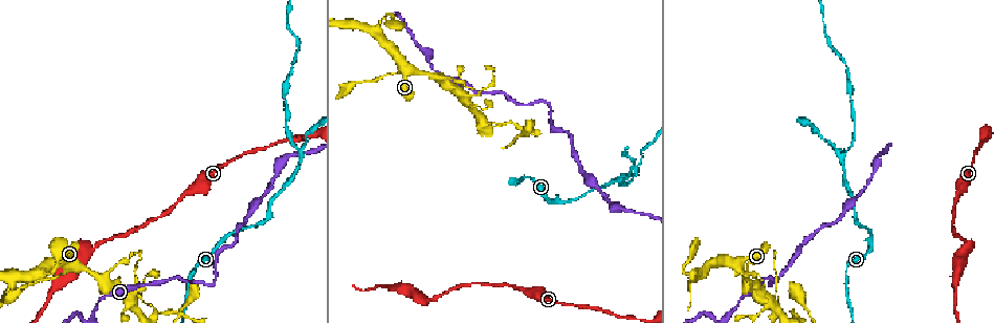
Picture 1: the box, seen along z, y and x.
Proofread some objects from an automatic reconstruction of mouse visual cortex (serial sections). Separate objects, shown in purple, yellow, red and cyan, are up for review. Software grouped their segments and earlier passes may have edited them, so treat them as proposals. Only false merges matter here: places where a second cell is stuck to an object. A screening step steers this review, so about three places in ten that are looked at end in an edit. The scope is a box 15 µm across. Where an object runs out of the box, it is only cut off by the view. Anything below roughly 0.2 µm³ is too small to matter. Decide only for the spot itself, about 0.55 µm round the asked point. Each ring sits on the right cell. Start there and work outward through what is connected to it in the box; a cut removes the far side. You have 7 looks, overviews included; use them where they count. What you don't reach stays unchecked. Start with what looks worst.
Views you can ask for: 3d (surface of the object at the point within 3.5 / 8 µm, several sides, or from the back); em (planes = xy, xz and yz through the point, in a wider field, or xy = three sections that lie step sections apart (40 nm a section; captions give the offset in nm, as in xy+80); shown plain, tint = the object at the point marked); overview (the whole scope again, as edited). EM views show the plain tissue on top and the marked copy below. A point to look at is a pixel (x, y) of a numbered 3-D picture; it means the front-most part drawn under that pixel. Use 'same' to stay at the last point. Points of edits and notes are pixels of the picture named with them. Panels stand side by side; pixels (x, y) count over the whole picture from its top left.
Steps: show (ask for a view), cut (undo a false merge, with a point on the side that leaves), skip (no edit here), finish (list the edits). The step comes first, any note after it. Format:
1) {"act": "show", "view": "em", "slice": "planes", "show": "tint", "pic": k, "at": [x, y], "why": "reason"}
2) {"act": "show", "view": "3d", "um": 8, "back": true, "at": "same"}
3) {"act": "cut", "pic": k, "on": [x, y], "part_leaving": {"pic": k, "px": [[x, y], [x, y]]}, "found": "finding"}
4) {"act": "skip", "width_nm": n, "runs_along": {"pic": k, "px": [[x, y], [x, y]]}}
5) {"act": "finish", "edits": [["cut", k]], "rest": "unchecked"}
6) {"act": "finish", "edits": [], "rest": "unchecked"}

{"act": "show", "view": "3d", "um": 3.5, "pic": 1, "at": [638, 172], "why": "two arms in line, one across"}

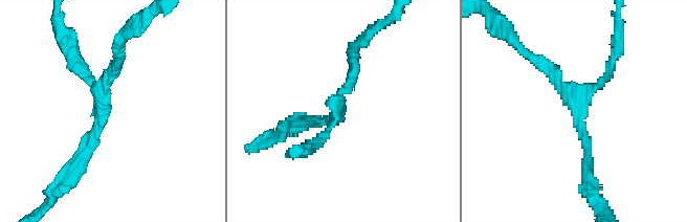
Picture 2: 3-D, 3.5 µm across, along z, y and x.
{"act": "show", "view": "em", "slice": "xy", "step": 2, "show": "tint", "pic": 2, "at": [100, 112], "arms": 3, "arm_widths_nm": [150, 200, 200], "why": "need the tissue"}

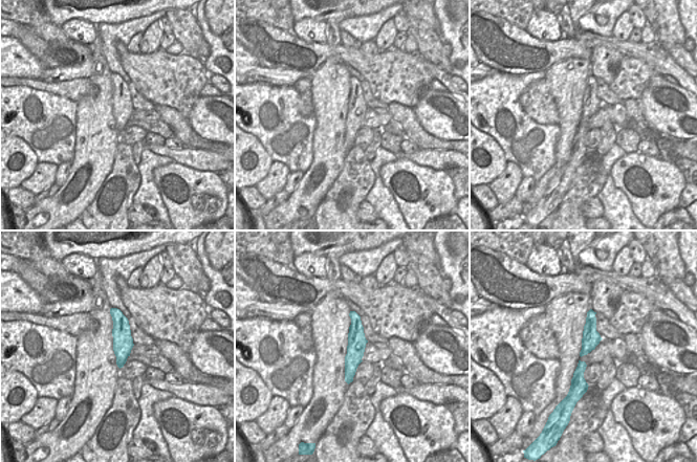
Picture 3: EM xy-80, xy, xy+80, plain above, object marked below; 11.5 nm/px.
{"act": "show", "view": "em", "slice": "xy", "step": 1, "show": "tint", "at": "same", "why": "cut it another way"}

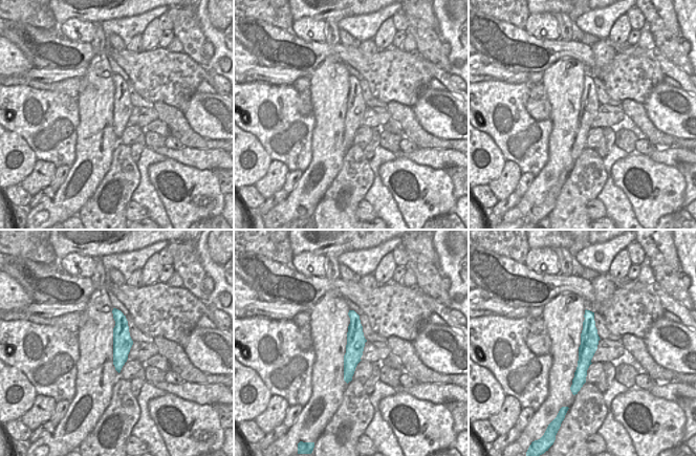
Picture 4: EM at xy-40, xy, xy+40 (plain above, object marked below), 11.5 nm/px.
{"act": "skip", "width_nm": 220, "runs_along": {"pic": 2, "px": [[588, 175], [577, 114], [612, 62]]}, "found": "one cell here"}

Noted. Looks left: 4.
{"act": "show", "view": "em", "slice": "xy", "step": 2, "show": "tint", "pic": 1, "at": [62, 274], "why": "abrupt turn"}

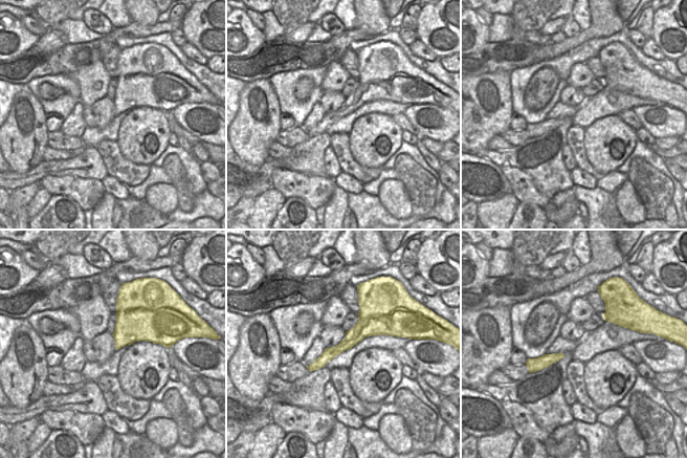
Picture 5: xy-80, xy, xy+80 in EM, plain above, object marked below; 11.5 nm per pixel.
{"act": "show", "view": "3d", "um": 3.5, "back": true, "at": "same", "why": "wider look"}

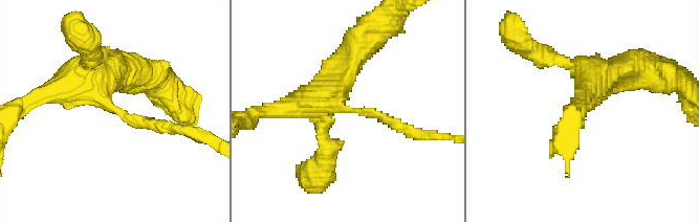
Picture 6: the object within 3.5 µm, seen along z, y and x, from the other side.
{"act": "skip", "runs_along": {"pic": 6, "px": [[85, 65], [75, 75], [114, 110], [181, 130]]}, "found": "all the same cell"}

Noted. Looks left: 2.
{"act": "show", "view": "3d", "um": 3.5, "pic": 1, "at": [770, 284], "why": "sharp bend"}

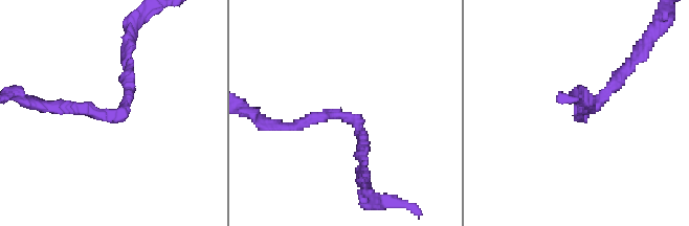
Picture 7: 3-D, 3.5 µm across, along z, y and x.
{"act": "show", "view": "em", "slice": "xy", "step": 3, "show": "tint", "pic": 7, "at": [115, 114], "arm_widths_nm": [200, 200]}

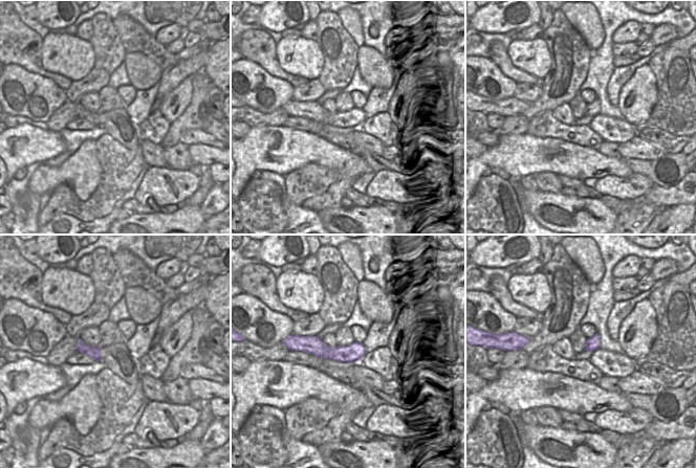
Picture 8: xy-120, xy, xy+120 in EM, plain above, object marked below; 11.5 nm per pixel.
{"act": "skip", "runs_along": {"pic": 8, "px": [[303, 346], [330, 353], [363, 351]]}, "found": "continuous, no second cell"}

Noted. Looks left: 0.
{"act": "finish", "edits": [], "rest": "unchecked"}

